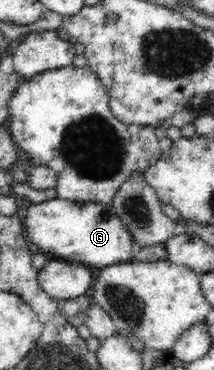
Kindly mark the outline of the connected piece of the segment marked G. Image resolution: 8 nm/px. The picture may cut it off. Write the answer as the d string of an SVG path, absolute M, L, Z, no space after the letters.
M57 197L32 204L25 214L24 230L30 245L35 244L35 251L45 256L49 252L53 259L71 260L71 263L81 263L95 271L129 261L139 249L110 203L79 203Z

